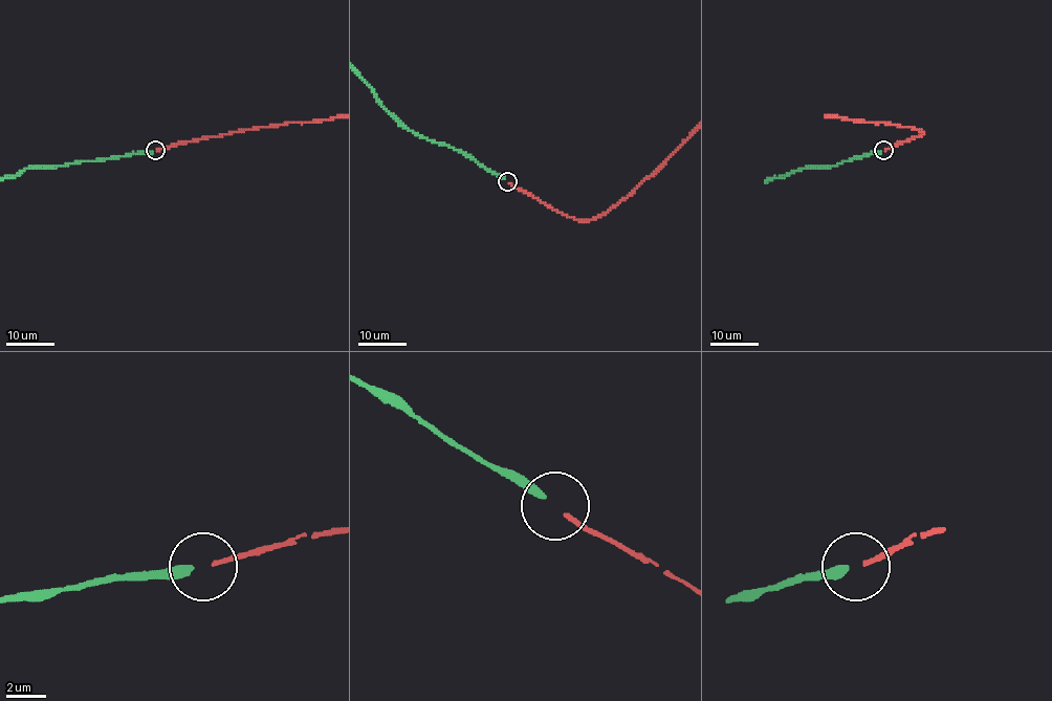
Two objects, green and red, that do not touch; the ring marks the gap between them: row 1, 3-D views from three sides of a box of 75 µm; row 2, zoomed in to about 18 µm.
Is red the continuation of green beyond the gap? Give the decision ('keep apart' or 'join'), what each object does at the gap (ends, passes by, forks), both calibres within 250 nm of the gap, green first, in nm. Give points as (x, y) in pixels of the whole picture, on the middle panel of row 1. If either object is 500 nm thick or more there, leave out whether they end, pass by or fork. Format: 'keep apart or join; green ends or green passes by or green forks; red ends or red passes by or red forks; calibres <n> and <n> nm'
join; green ends; red ends; calibres 380 and 200 nm

